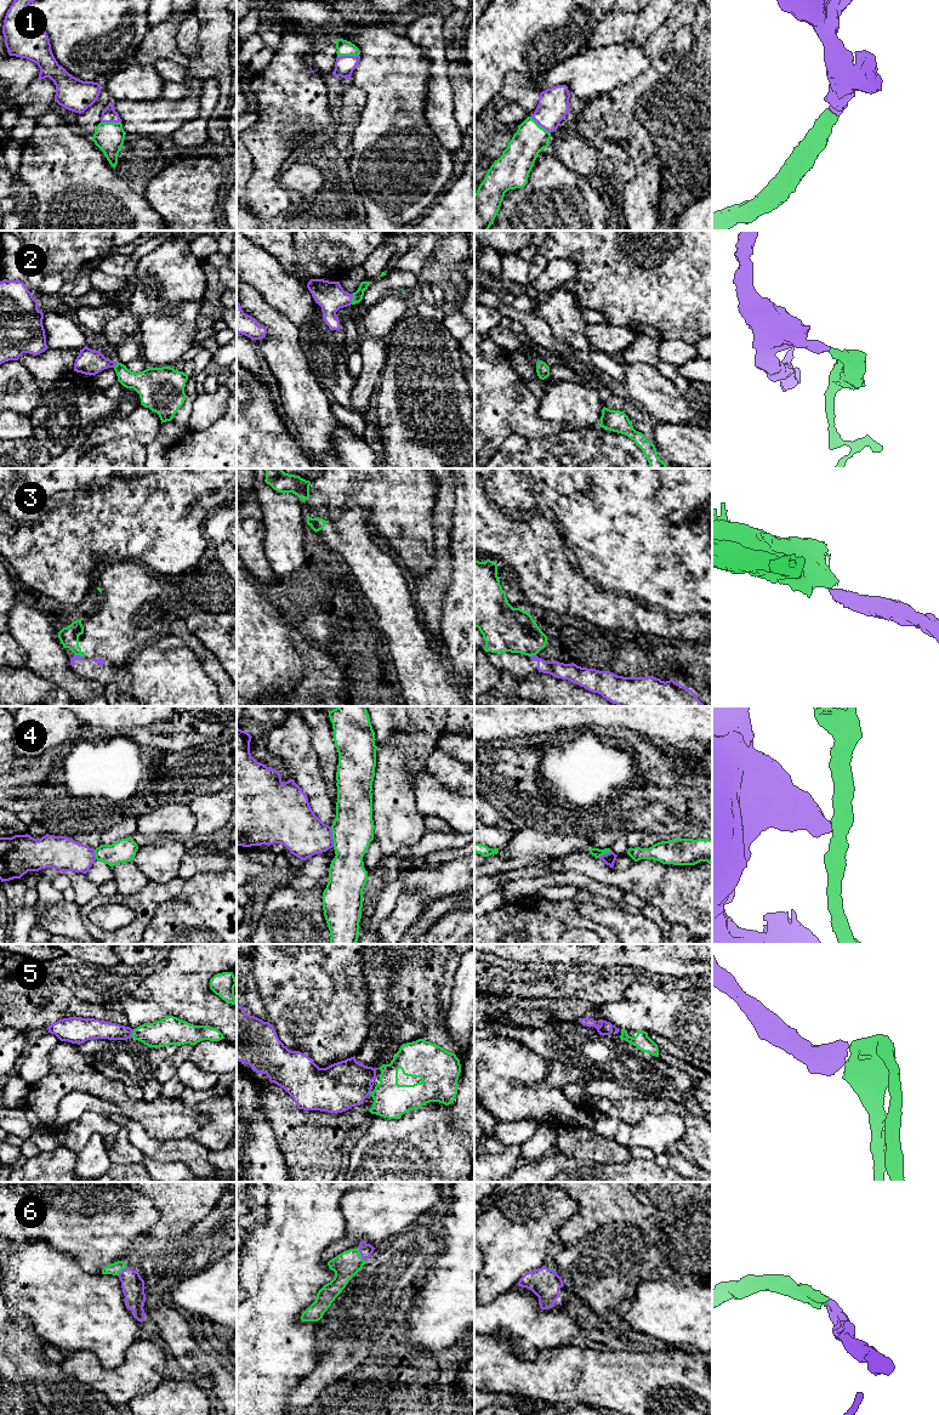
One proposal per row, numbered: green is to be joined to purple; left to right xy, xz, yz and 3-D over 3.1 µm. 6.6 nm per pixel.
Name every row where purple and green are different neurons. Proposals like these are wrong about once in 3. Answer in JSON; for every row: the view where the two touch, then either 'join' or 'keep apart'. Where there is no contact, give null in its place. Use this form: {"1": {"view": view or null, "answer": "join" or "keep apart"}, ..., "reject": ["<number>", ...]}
{"1": {"view": "xz", "answer": "join"}, "2": {"view": "xz", "answer": "join"}, "3": {"view": "yz", "answer": "keep apart"}, "4": {"view": "xz", "answer": "keep apart"}, "5": {"view": "xy", "answer": "join"}, "6": {"view": "xz", "answer": "join"}, "reject": ["3", "4"]}

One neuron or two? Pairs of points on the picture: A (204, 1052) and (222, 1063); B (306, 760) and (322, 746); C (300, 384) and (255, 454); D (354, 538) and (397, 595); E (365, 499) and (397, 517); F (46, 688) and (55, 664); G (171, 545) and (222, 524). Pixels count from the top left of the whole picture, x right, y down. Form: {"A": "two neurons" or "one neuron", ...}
{"A": "one neuron", "B": "two neurons", "C": "two neurons", "D": "one neuron", "E": "two neurons", "F": "two neurons", "G": "two neurons"}

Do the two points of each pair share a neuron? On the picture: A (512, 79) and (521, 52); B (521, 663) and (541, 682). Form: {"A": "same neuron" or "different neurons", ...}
{"A": "different neurons", "B": "different neurons"}

